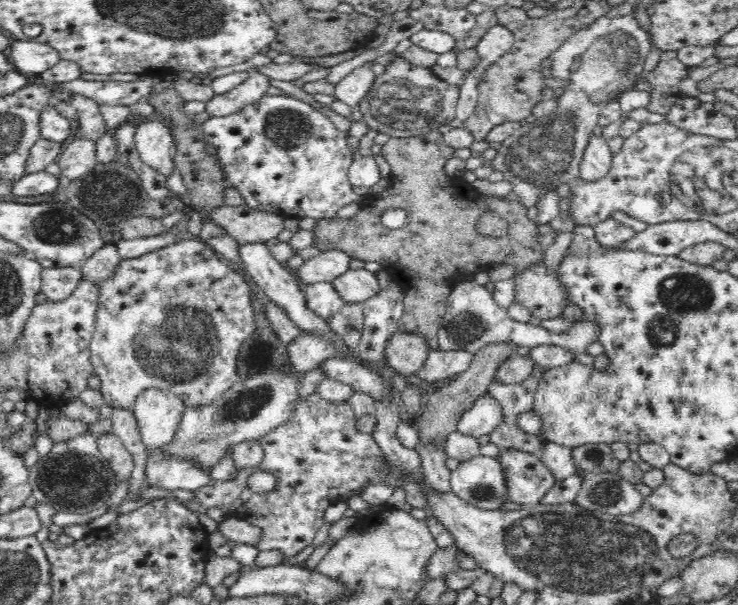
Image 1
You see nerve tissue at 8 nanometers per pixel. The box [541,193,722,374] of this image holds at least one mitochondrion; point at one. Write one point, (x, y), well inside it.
(677, 294)

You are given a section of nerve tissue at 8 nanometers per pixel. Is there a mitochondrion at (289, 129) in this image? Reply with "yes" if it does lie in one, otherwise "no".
yes

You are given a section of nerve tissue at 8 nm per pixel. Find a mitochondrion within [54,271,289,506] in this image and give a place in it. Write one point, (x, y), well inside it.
(177, 345)

